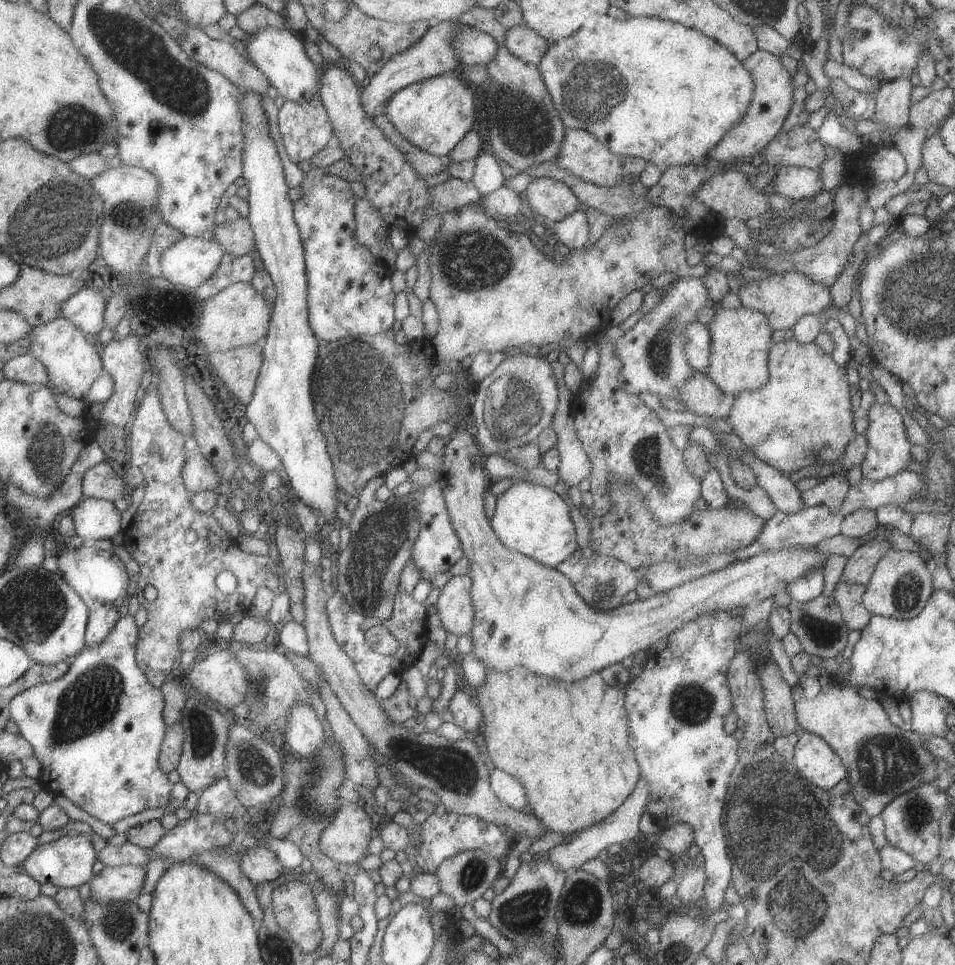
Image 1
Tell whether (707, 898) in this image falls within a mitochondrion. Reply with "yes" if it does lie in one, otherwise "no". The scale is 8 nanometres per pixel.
no

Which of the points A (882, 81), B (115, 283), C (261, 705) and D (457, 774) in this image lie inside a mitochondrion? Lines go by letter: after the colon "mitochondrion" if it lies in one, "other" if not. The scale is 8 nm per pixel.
A: other
B: other
C: mitochondrion
D: mitochondrion

